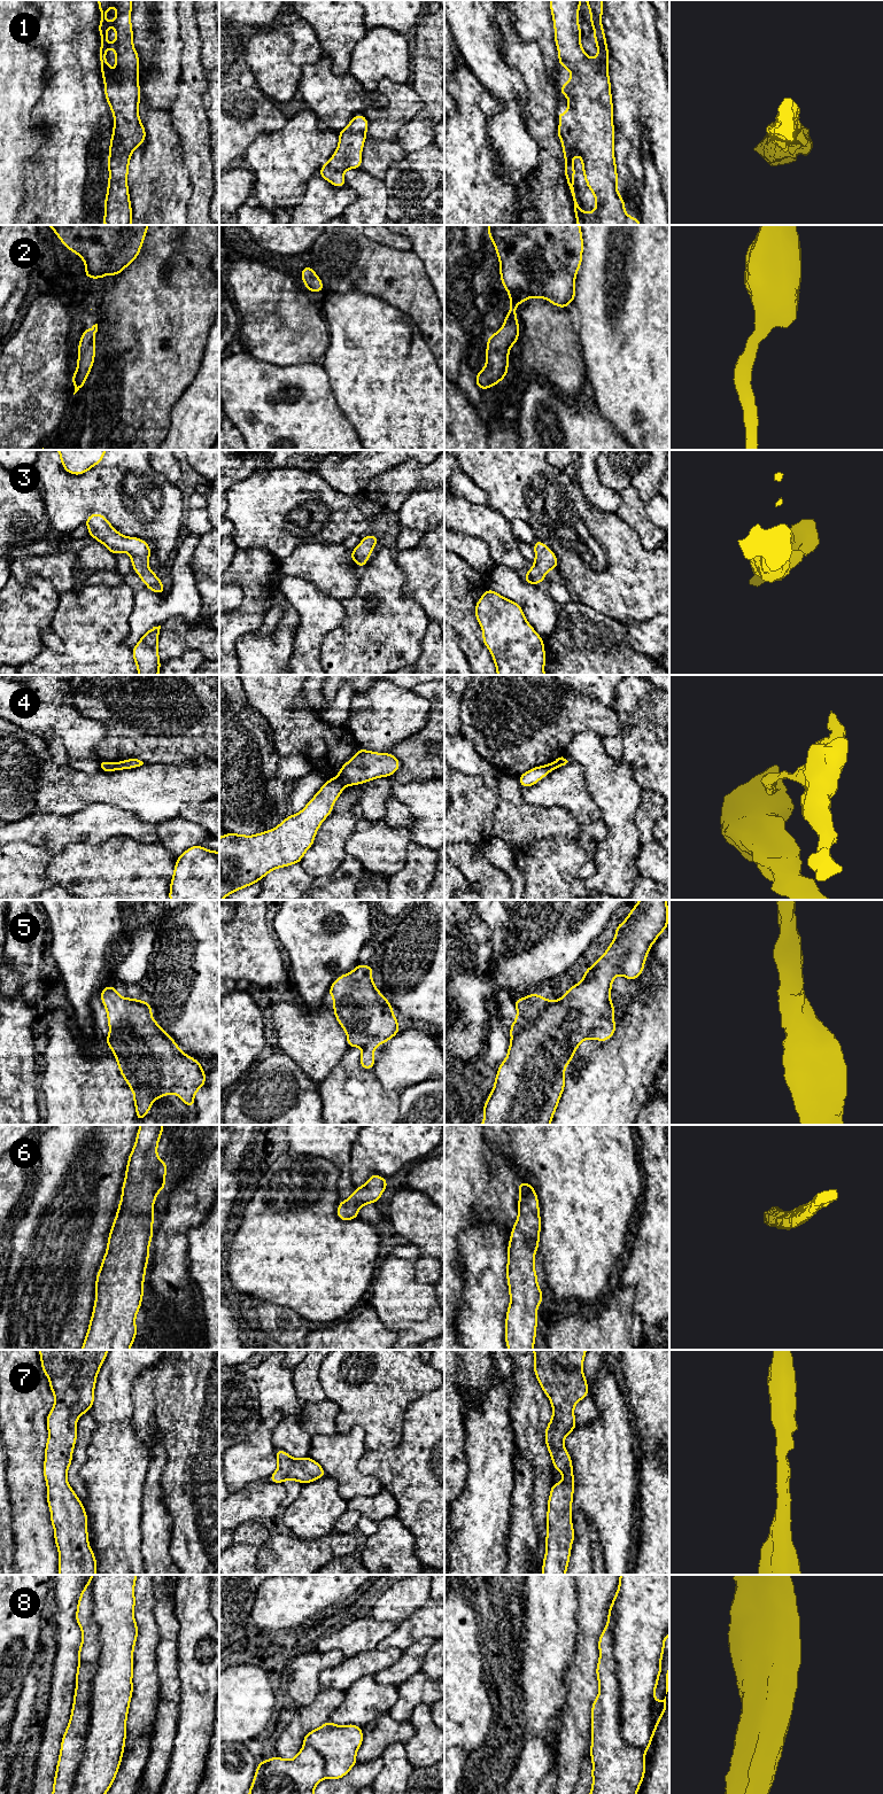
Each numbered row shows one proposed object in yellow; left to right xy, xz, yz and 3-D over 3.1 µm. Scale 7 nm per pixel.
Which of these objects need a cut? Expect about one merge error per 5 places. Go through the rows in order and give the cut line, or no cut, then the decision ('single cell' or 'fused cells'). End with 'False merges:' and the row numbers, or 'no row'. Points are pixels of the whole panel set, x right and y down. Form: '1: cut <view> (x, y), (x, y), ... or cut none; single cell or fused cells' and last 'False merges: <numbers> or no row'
1: cut none; single cell
2: cut none; single cell
3: cut none; single cell
4: cut xz (335, 778), (345, 785); fused cells
5: cut none; single cell
6: cut none; single cell
7: cut none; single cell
8: cut xy (92, 1576), (99, 1654), (90, 1684), (83, 1756), (68, 1793); fused cells
False merges: 4, 8

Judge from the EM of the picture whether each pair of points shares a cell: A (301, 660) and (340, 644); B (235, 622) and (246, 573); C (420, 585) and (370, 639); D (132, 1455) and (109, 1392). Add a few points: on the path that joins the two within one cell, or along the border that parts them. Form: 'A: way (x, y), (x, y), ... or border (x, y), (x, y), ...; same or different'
A: border (334, 629), (324, 637), (320, 662); different
B: way (248, 610), (250, 607), (250, 585); same
C: border (402, 571), (403, 592), (427, 616); different
D: way (116, 1439), (114, 1437), (113, 1408); same

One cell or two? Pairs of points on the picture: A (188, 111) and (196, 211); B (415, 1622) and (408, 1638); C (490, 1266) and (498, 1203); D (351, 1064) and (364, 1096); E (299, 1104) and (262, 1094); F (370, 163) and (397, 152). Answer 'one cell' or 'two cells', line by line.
A: one cell
B: one cell
C: two cells
D: one cell
E: one cell
F: one cell

